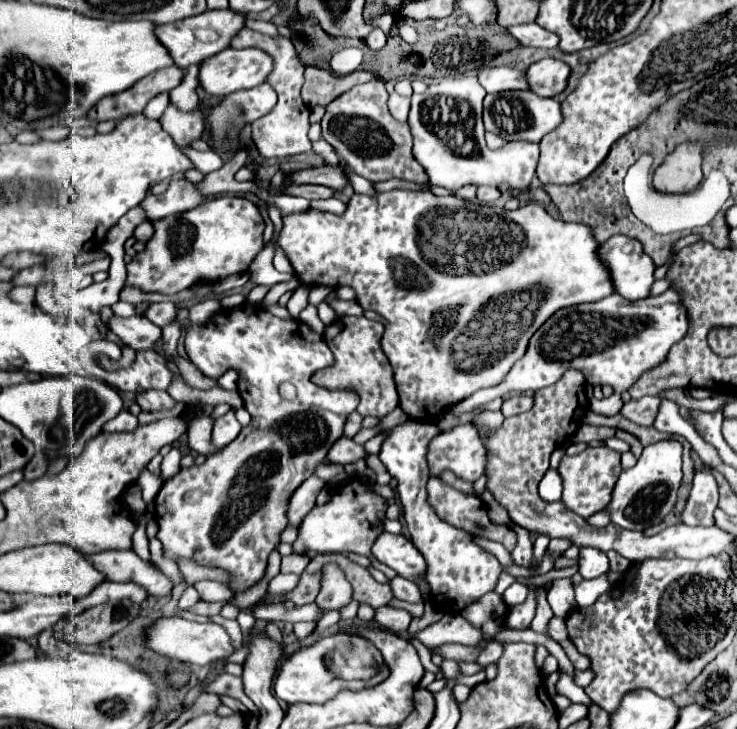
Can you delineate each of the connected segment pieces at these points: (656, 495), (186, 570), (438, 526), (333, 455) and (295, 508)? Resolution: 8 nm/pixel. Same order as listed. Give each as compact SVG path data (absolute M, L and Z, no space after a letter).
M660 440L648 444L634 468L622 470L612 502L608 504L612 522L626 530L646 530L660 524L676 504L676 492L682 480L682 444L678 440Z
M180 560L180 572L184 574L188 586L200 582L200 580L218 580L222 584L228 584L228 574L224 570L216 570L216 568L204 568L198 566L192 560Z
M408 420L396 426L394 430L388 430L388 440L382 444L380 450L380 462L398 482L396 492L402 506L402 518L412 536L412 544L416 546L416 550L420 550L420 554L424 554L424 562L428 566L426 580L432 588L430 594L432 600L444 610L464 610L482 594L494 590L502 566L492 554L486 554L480 546L476 546L468 532L446 524L436 516L432 506L428 506L426 482L430 474L426 464L426 452L428 452L428 442L436 434L438 428L434 424L420 424Z
M342 436L340 440L334 442L334 446L328 452L328 460L336 462L336 464L348 464L348 462L356 462L356 460L366 460L370 454L364 450L364 446L356 444L354 440Z
M310 476L290 498L290 508L288 508L288 522L290 526L298 528L302 518L308 514L308 510L312 510L312 506L316 506L316 496L318 492L326 486L326 482L318 476Z

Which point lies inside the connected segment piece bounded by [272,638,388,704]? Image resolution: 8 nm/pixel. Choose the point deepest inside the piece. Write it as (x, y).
(302, 677)

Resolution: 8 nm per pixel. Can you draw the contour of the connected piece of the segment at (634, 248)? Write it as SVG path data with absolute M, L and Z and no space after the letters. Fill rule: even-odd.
M616 234L600 244L598 254L612 274L616 294L632 302L648 298L654 284L654 262L644 254L638 240Z

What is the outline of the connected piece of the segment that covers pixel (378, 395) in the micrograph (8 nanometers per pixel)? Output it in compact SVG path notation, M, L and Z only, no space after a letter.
M342 316L334 320L324 334L328 348L334 352L334 366L320 370L312 376L312 380L330 390L352 390L358 394L360 404L356 408L362 416L376 416L382 418L390 414L398 406L398 392L392 376L390 362L382 352L380 338L384 334L384 326L380 322L368 320L366 316Z

